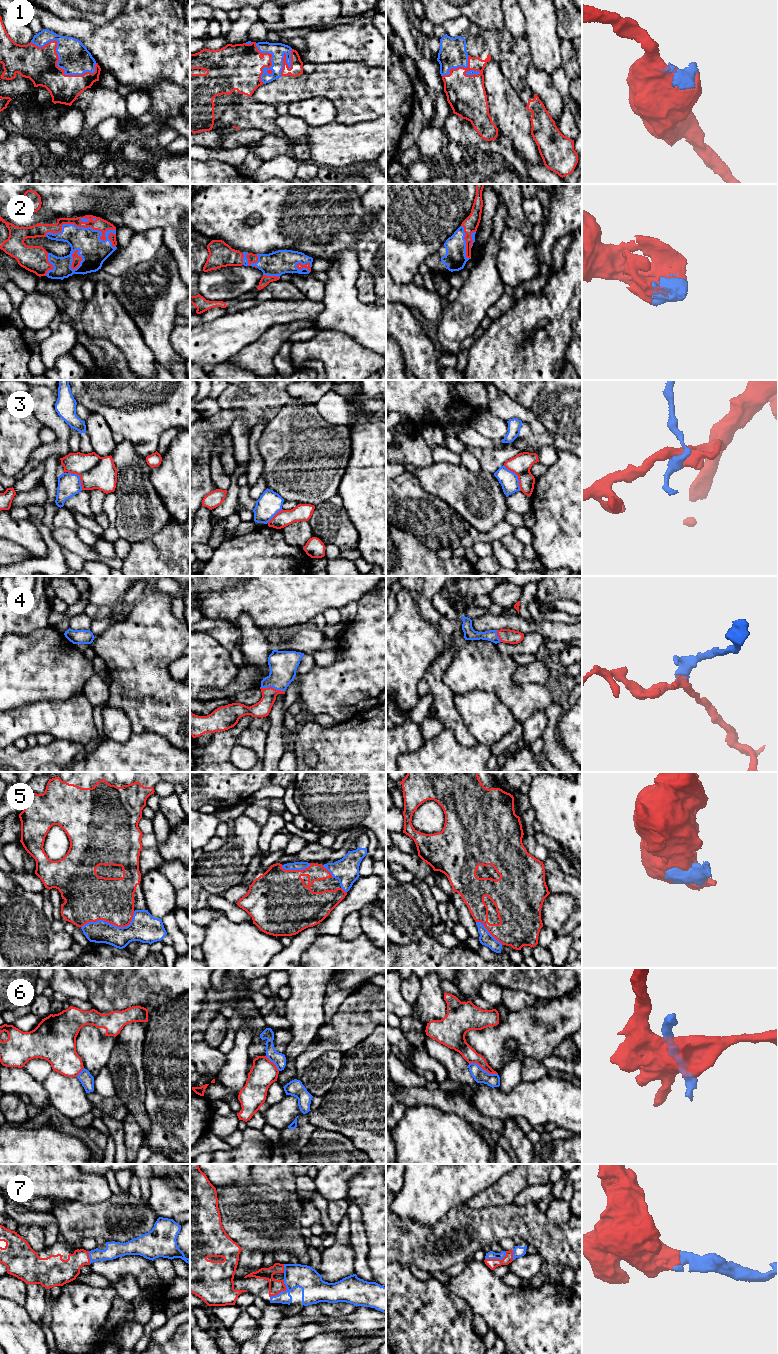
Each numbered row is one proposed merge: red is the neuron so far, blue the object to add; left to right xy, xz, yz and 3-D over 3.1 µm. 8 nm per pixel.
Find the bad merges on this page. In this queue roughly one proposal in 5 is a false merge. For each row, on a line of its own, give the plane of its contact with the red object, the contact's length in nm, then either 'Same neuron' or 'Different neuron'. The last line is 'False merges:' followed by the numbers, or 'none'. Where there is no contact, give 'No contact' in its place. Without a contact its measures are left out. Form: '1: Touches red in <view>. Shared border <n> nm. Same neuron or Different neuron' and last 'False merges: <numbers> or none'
1: Touches red in xy. Shared border 600 nm. Same neuron
2: Touches red in xy. Shared border 600 nm. Same neuron
3: Touches red in yz. Shared border 240 nm. Different neuron
4: Touches red in xz. Shared border 200 nm. Same neuron
5: Touches red in xy. Shared border 460 nm. Same neuron
6: Touches red in yz. Shared border 260 nm. Different neuron
7: Touches red in xz. Shared border 190 nm. Same neuron
False merges: 3, 6

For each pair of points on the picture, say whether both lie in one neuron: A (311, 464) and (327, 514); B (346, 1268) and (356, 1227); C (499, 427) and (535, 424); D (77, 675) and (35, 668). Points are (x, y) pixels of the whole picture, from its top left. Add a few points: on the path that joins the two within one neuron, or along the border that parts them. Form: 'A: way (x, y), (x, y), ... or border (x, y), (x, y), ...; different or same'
A: border (337, 494), (315, 506); different
B: border (348, 1241), (355, 1254), (355, 1269); different
C: border (486, 410), (506, 422); different
D: way (67, 670), (45, 668); same

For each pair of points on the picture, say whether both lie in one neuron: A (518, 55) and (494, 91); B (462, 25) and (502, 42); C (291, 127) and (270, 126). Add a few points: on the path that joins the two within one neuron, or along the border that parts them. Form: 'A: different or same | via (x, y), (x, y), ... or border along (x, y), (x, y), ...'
A: different | border along (491, 58), (498, 63), (503, 76), (518, 95)
B: different | border along (446, 33), (452, 37), (460, 36)
C: different | border along (278, 116), (276, 125), (282, 132)

